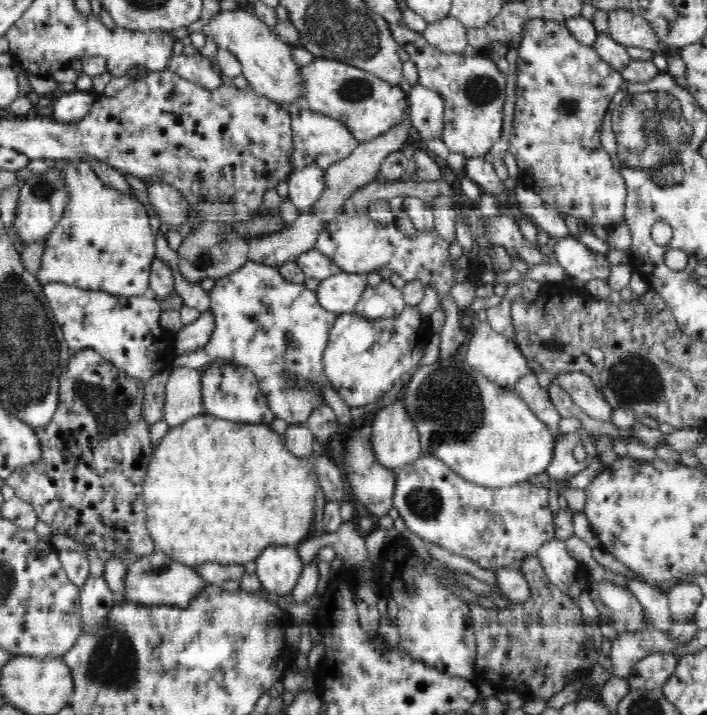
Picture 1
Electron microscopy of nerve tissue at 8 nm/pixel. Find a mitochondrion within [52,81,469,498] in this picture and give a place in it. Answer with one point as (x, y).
(102, 400)

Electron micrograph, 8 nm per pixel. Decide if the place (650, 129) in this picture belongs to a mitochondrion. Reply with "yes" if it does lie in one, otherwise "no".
yes

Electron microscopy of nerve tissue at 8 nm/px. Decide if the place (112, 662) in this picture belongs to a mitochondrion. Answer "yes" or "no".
yes

